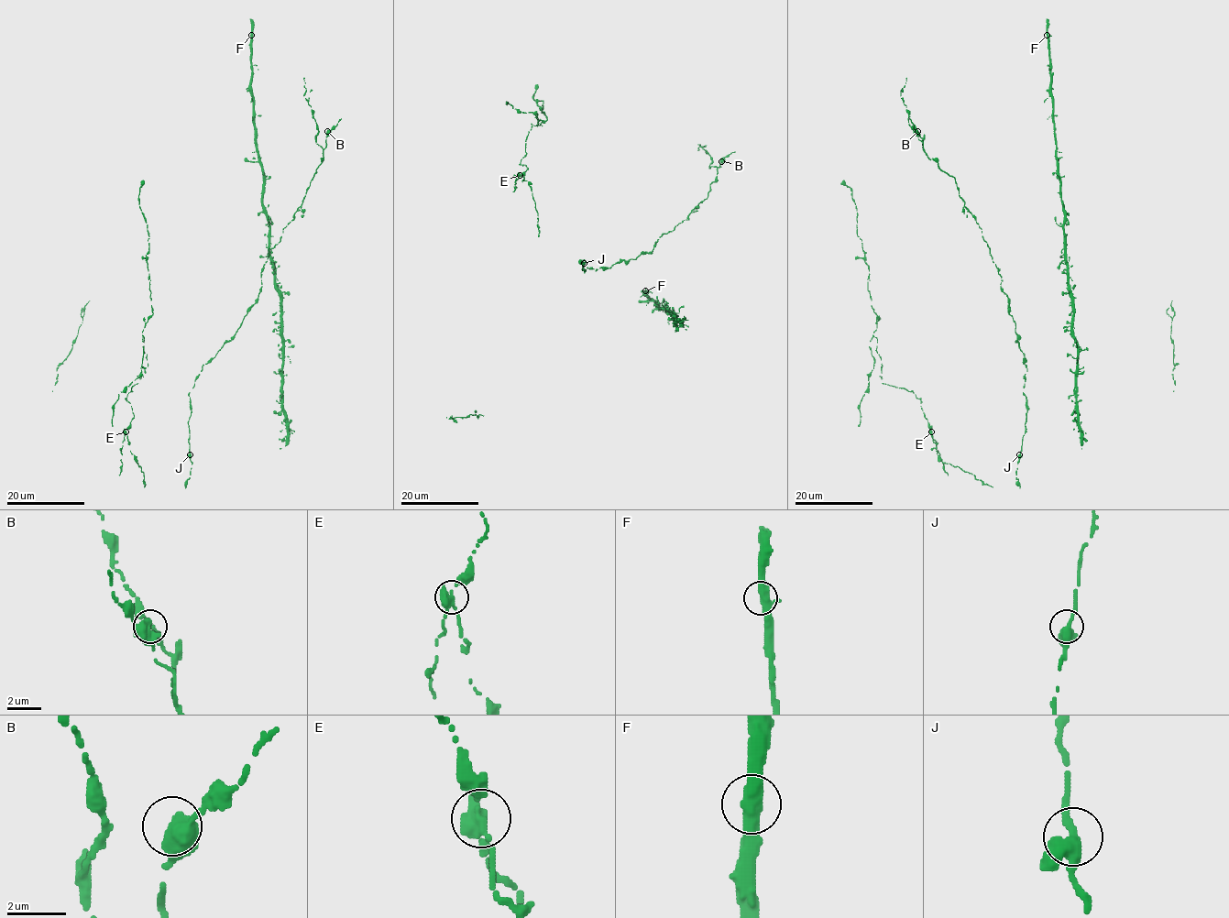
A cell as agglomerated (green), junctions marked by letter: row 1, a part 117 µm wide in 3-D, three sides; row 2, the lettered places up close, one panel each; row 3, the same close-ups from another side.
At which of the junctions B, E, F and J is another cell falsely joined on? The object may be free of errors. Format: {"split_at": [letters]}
{"split_at": ["E"]}

